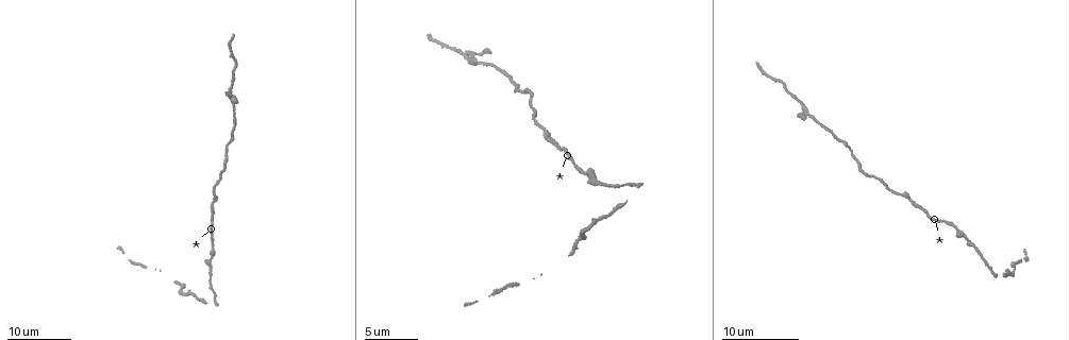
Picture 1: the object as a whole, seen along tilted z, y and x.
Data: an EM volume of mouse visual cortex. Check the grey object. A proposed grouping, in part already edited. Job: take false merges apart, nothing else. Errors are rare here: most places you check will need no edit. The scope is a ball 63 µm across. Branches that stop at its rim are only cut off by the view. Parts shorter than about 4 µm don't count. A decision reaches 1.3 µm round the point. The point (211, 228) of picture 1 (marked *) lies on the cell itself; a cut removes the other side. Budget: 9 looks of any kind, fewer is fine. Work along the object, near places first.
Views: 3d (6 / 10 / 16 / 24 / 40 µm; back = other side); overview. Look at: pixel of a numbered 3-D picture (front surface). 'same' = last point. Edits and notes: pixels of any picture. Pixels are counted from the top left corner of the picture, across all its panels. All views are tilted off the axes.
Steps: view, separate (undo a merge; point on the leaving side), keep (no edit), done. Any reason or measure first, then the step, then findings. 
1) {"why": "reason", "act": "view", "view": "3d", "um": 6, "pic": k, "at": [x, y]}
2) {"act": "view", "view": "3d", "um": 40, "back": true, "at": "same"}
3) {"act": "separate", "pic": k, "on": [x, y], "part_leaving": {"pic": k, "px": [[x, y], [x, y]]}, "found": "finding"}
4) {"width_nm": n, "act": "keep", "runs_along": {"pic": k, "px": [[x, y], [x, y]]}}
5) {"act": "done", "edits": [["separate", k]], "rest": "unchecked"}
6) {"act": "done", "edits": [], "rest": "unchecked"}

{"why": "calibre changes", "act": "view", "view": "3d", "um": 16, "pic": 1, "at": [902, 196]}

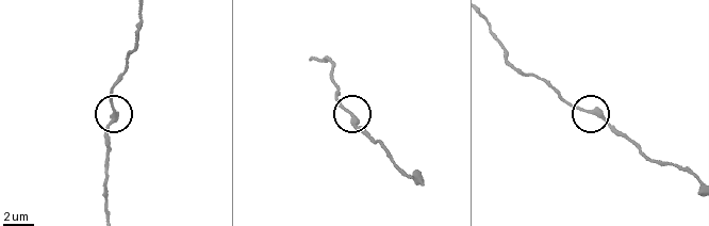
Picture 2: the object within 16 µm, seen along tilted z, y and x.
{"why": "closer look", "act": "view", "view": "3d", "um": 10, "pic": 2, "at": [587, 111]}

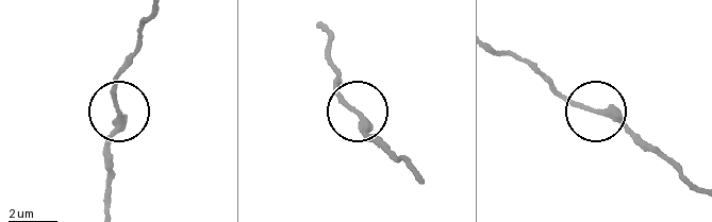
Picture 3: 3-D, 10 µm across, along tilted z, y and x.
{"act": "keep", "runs_along": {"pic": 3, "px": [[109, 206], [111, 135], [119, 108], [116, 75], [128, 56]]}, "found": "all the same cell"}

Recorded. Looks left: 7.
{"act": "view", "view": "3d", "um": 16, "pic": 1, "at": [865, 176]}

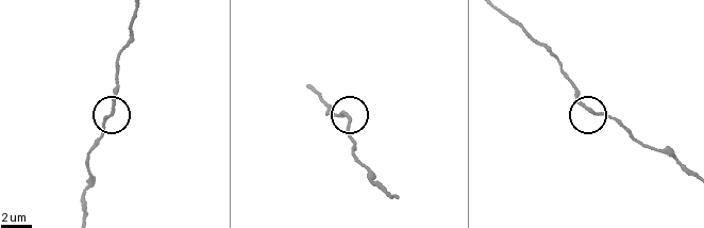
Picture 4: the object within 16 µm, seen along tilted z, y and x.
{"act": "view", "view": "3d", "um": 6, "pic": 4, "at": [591, 113]}

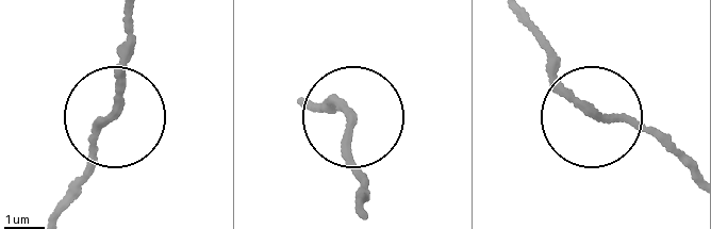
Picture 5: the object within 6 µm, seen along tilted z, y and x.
{"act": "keep", "runs_along": {"pic": 5, "px": [[690, 176], [666, 144], [583, 109], [533, 31]]}, "found": "one cell here"}

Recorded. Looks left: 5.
{"why": "calibre changes", "act": "view", "view": "3d", "um": 24, "pic": 1, "at": [812, 114]}

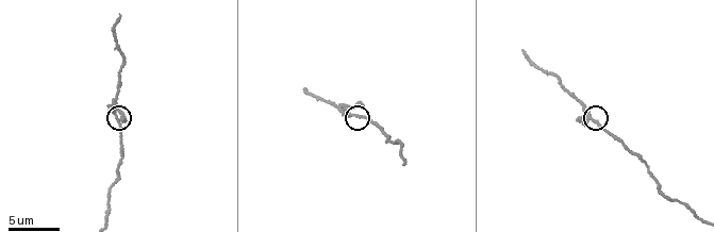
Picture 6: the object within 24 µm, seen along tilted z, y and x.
{"act": "view", "view": "3d", "um": 6, "pic": 6, "at": [595, 123]}

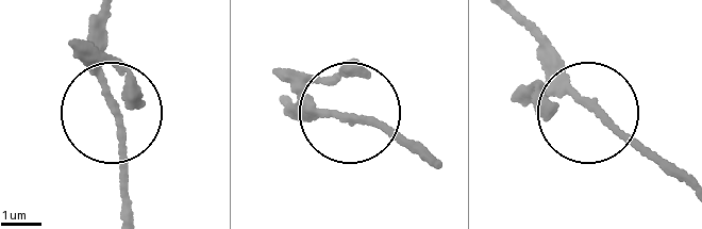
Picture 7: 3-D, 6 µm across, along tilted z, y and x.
{"act": "view", "view": "3d", "um": 6, "back": true, "pic": 7, "at": [588, 101]}

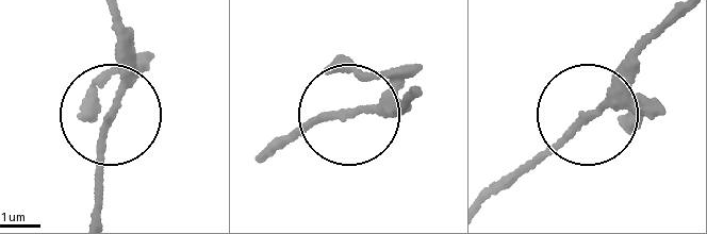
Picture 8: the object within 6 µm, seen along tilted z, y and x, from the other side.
{"act": "keep", "runs_along": {"pic": 8, "px": [[488, 190], [589, 115], [669, 28]]}, "found": "one cell here"}

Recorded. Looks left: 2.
{"why": "three-way junction", "act": "view", "view": "3d", "um": 16, "pic": 1, "at": [211, 259]}

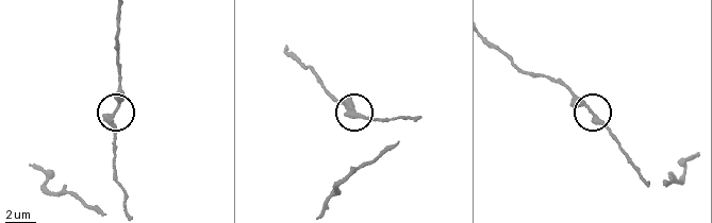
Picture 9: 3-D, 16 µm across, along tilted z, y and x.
{"act": "view", "view": "3d", "um": 10, "pic": 9, "at": [589, 109]}

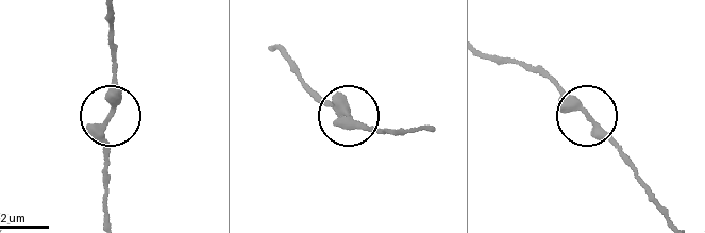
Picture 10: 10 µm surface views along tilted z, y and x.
{"act": "keep", "runs_along": {"pic": 10, "px": [[110, 16], [114, 66], [102, 178]]}, "found": "all the same cell"}

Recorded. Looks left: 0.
{"act": "done", "edits": [], "rest": "unchecked"}

